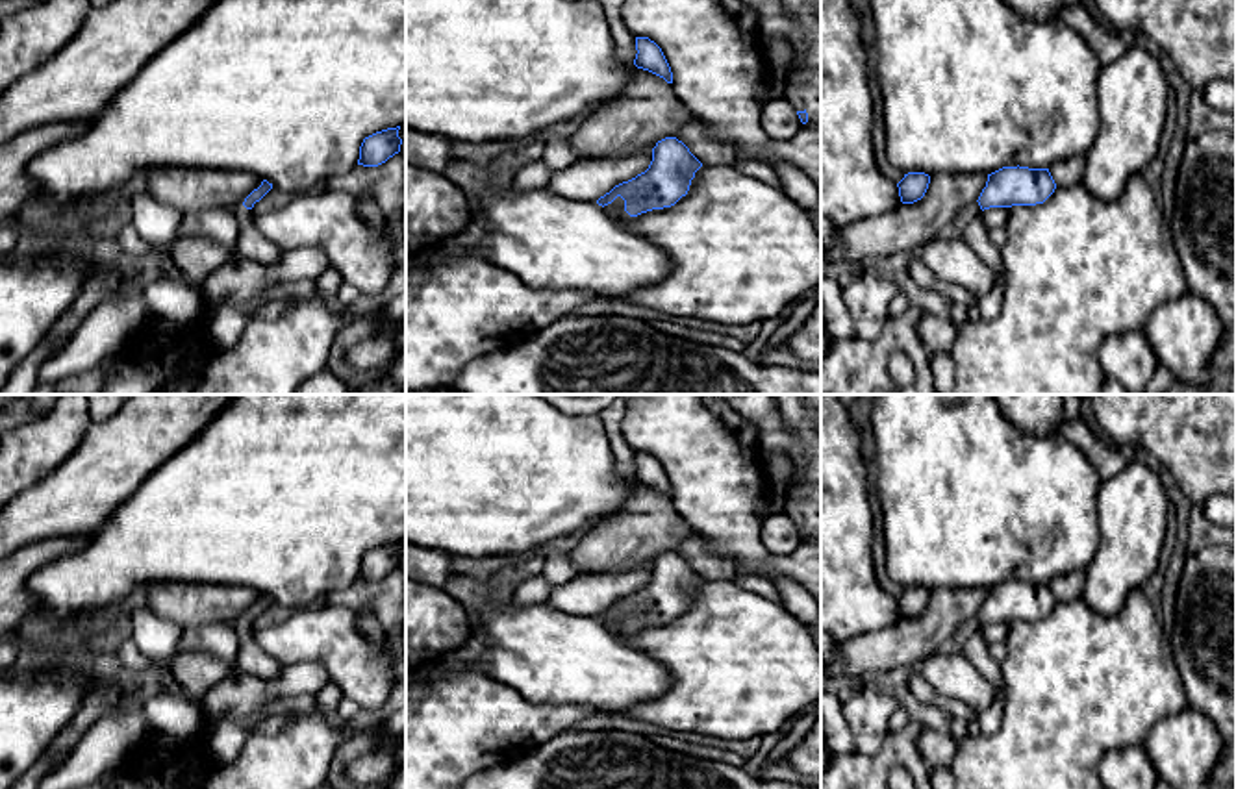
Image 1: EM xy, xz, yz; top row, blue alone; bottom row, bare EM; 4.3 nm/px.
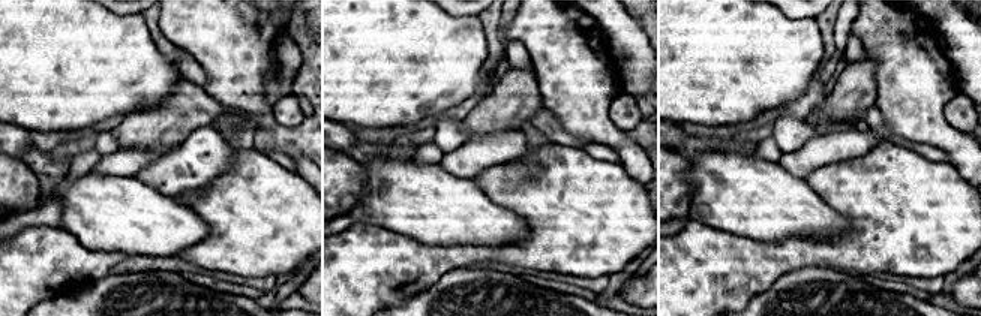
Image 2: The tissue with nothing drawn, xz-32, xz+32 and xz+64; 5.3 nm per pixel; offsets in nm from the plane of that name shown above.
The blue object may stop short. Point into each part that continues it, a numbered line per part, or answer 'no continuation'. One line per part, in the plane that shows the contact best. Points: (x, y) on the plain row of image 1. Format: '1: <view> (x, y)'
1: xy (252, 658)

